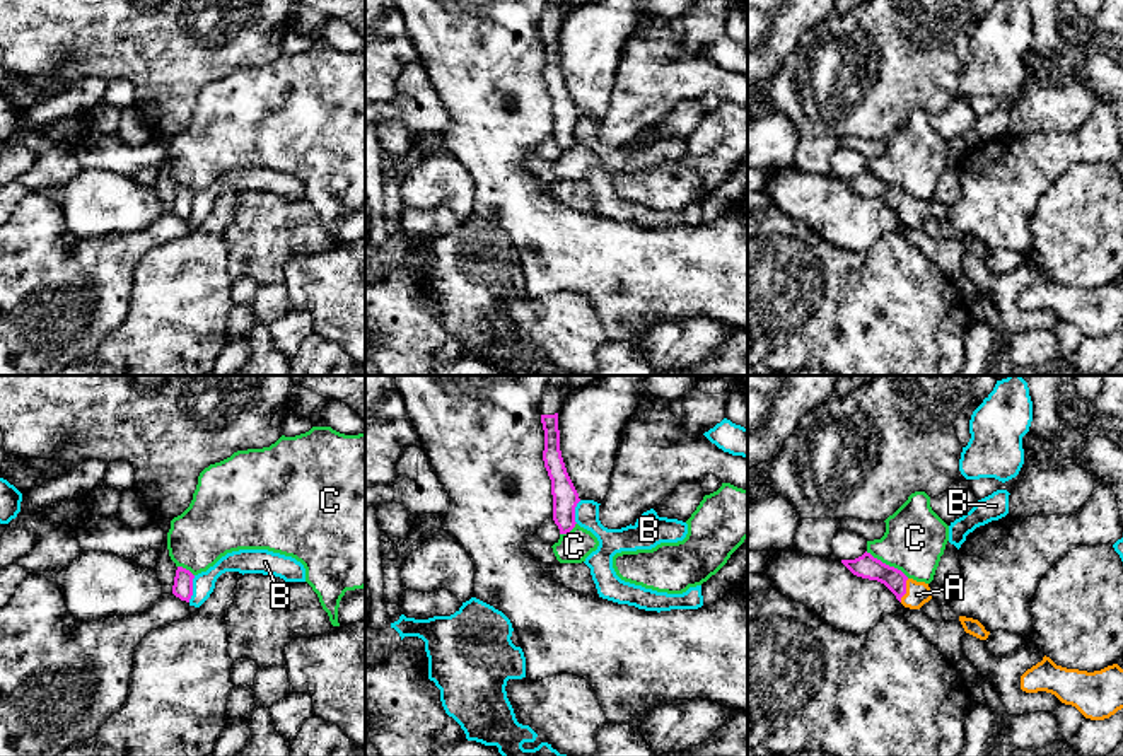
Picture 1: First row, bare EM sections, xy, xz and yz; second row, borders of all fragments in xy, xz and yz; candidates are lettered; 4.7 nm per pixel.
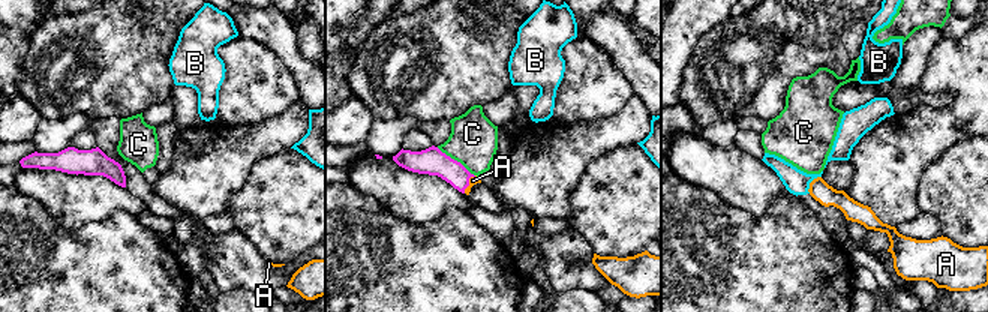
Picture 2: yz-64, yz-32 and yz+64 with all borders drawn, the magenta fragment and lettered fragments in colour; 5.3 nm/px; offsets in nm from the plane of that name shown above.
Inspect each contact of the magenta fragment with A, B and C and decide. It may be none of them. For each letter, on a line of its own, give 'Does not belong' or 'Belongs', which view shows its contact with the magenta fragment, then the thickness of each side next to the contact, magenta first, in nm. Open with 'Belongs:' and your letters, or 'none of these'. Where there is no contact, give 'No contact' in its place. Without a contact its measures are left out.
Belongs: A
A: Belongs. Touches magenta in yz. Thickness 110 nm (magenta) against 110 nm
B: Does not belong. Touches magenta in xy. Thickness 100 nm (magenta) against 110 nm
C: Does not belong. Touches magenta in yz. Thickness 110 nm (magenta) against 300 nm

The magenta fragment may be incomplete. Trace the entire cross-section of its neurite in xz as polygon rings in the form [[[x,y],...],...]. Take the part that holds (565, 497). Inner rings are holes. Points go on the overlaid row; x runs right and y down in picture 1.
[[[551,375],[539,404],[544,430],[543,461],[551,480],[553,520],[560,534],[575,527],[575,507],[580,502],[560,451],[558,411],[570,394],[568,387],[568,375]]]

